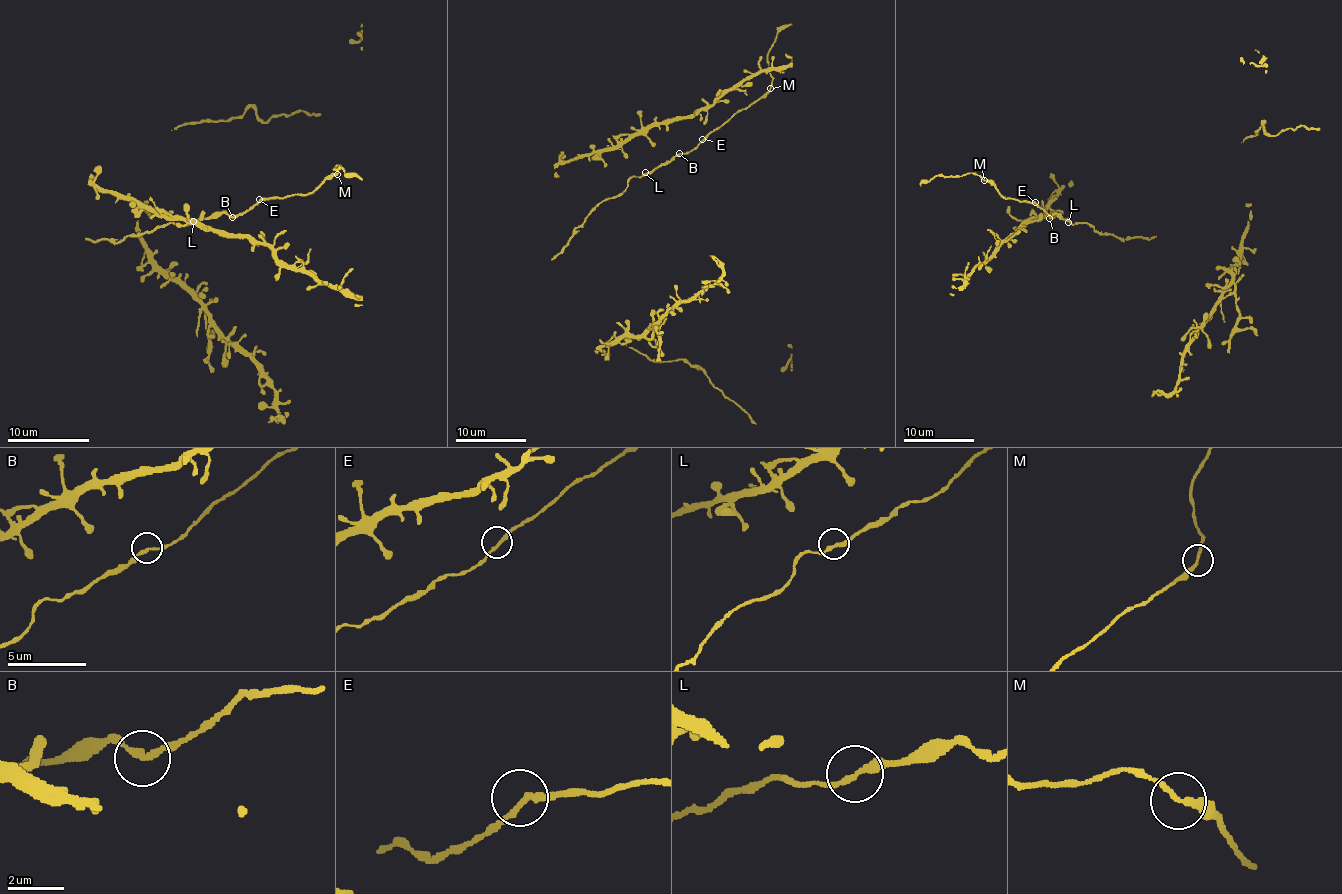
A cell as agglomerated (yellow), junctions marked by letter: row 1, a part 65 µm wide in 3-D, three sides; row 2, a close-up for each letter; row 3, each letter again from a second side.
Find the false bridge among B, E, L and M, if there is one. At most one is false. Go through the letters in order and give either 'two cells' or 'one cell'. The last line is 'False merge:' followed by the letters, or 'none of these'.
B: one cell
E: one cell
L: one cell
M: one cell
False merge: none of these

